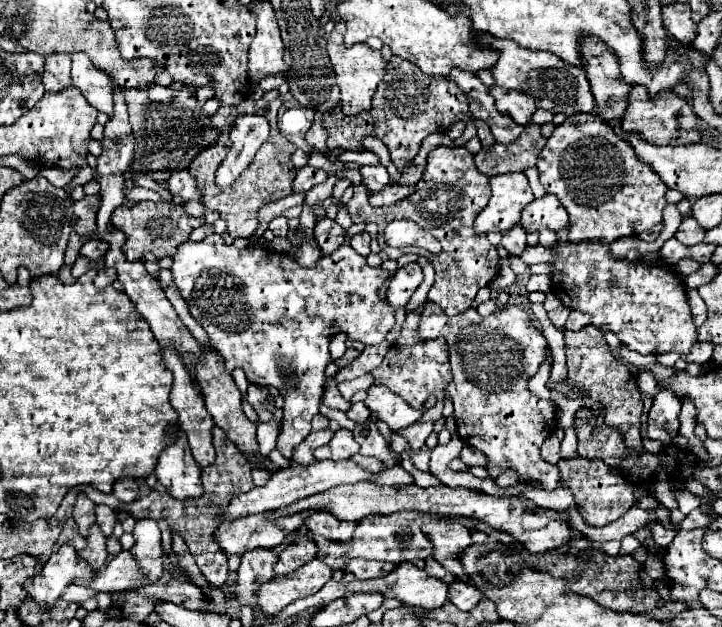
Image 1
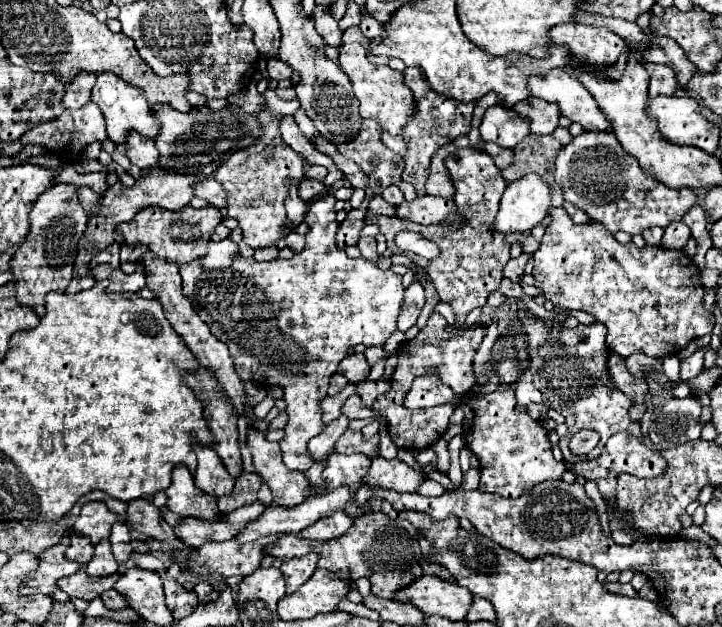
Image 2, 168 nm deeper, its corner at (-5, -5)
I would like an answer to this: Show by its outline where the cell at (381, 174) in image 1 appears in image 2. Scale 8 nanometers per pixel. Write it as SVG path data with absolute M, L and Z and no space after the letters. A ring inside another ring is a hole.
M389 186L389 188L385 188L381 196L383 196L385 202L389 202L389 204L393 204L393 206L399 206L399 204L405 202L405 198L403 198L403 194L401 194L401 190L399 190L397 186Z

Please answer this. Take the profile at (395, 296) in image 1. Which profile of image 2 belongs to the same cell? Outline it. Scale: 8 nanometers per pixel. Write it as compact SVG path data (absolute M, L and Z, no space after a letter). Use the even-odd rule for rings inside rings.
M413 282L407 290L405 290L405 298L403 298L403 310L399 314L399 324L397 328L407 332L411 326L417 324L417 318L421 314L421 308L425 304L425 292L423 286L419 282Z

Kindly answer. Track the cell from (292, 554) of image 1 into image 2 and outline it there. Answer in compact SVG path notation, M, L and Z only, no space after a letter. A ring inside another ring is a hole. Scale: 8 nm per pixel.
M309 552L309 554L301 556L301 558L283 560L281 572L283 572L285 584L287 584L287 594L295 592L301 584L305 584L313 576L313 572L317 568L317 560L319 560L317 552Z

